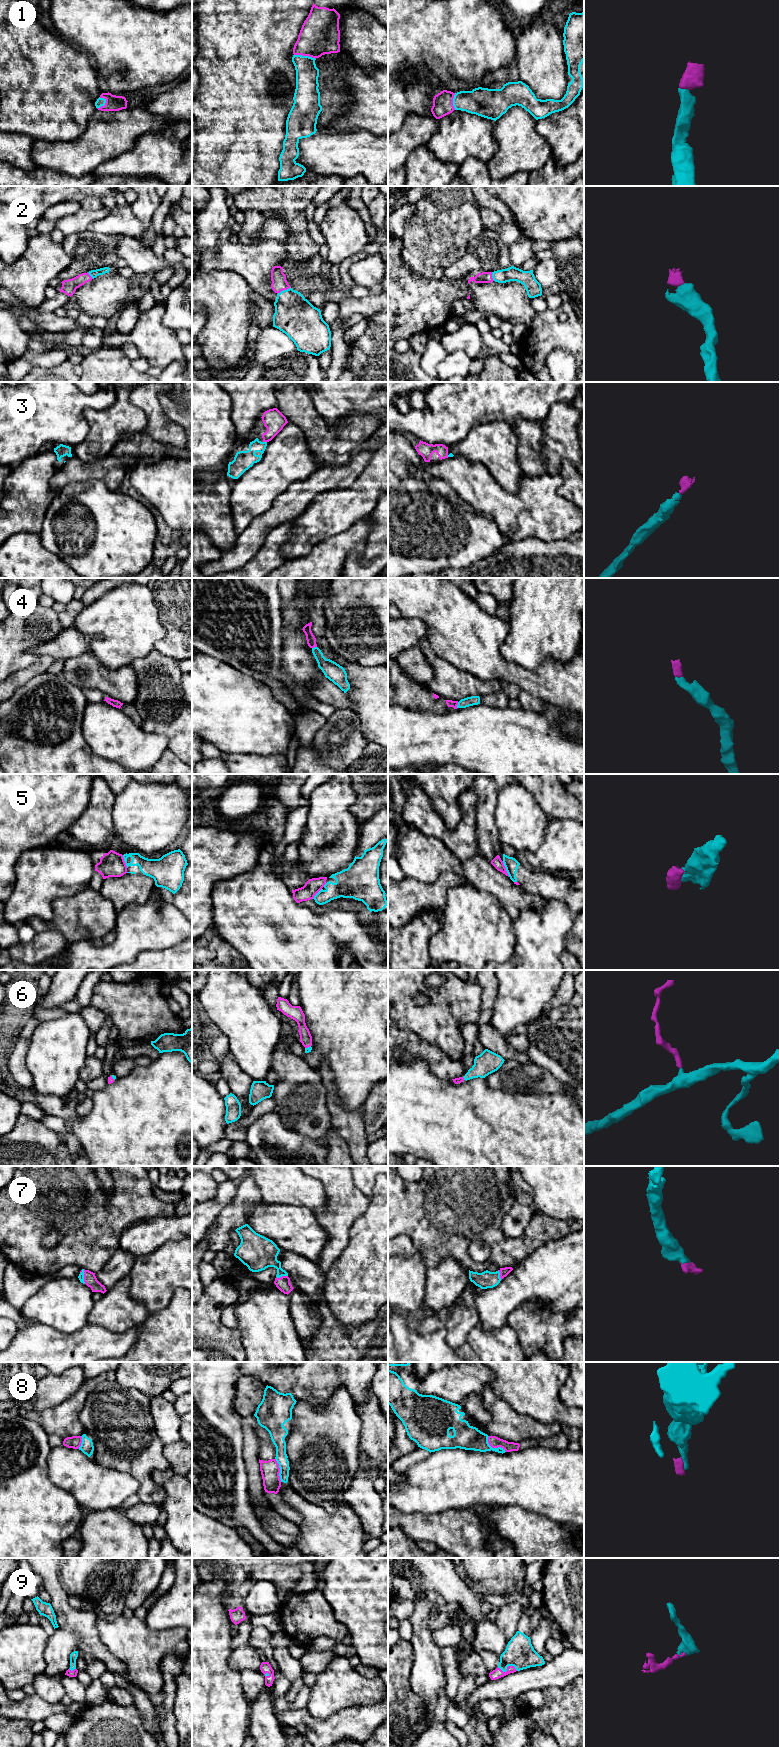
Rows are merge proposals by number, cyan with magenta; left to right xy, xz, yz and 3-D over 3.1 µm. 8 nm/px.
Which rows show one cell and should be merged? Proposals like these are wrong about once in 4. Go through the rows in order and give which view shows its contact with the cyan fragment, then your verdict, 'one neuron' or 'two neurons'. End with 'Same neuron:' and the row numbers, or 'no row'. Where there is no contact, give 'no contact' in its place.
1: xz | one neuron
2: xz | one neuron
3: xz | one neuron
4: yz | one neuron
5: yz | two neurons
6: xz | one neuron
7: xz | one neuron
8: yz | one neuron
9: yz | one neuron
Same neuron: 1, 2, 3, 4, 6, 7, 8, 9

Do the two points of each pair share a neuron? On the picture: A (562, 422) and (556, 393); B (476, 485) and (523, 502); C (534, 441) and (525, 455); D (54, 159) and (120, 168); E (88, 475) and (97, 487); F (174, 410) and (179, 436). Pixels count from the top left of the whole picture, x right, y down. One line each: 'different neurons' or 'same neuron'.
A: different neurons
B: same neuron
C: same neuron
D: different neurons
E: different neurons
F: different neurons

